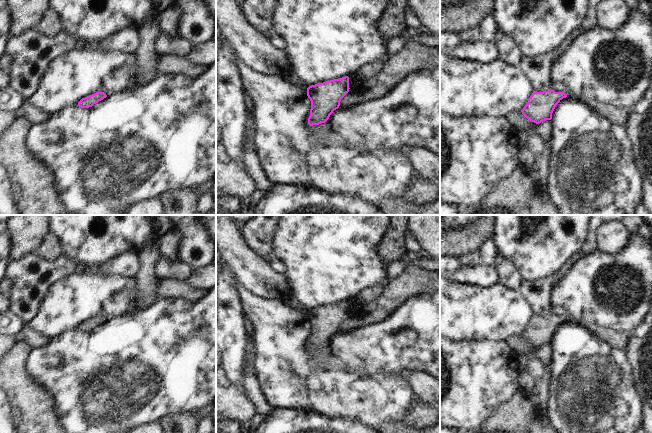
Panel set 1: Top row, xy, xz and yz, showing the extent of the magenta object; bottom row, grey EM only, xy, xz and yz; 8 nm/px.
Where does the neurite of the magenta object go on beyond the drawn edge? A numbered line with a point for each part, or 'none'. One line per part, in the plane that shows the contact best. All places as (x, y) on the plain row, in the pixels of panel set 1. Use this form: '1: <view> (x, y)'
1: xz (323, 353)

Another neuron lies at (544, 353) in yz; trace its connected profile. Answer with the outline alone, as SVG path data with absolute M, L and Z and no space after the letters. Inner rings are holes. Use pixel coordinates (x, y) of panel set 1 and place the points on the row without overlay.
M545 344L539 348L536 348L533 352L520 357L520 372L521 375L527 372L527 365L530 359L538 359L542 363L550 363L552 361L552 346L551 344Z

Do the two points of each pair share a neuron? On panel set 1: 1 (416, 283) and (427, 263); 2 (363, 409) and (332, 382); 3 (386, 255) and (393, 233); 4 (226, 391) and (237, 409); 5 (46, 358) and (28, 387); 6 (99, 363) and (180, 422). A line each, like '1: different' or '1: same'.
1: different
2: same
3: same
4: same
5: different
6: different

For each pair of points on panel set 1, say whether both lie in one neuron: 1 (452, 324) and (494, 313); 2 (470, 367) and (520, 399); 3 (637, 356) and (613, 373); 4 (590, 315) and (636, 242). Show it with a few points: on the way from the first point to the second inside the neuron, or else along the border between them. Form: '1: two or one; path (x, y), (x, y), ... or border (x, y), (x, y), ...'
1: one; path (462, 314), (484, 313)
2: two; border (519, 387), (508, 400), (494, 409)
3: two; border (624, 351), (635, 384)
4: one; path (590, 293), (591, 280), (599, 266), (615, 260)

